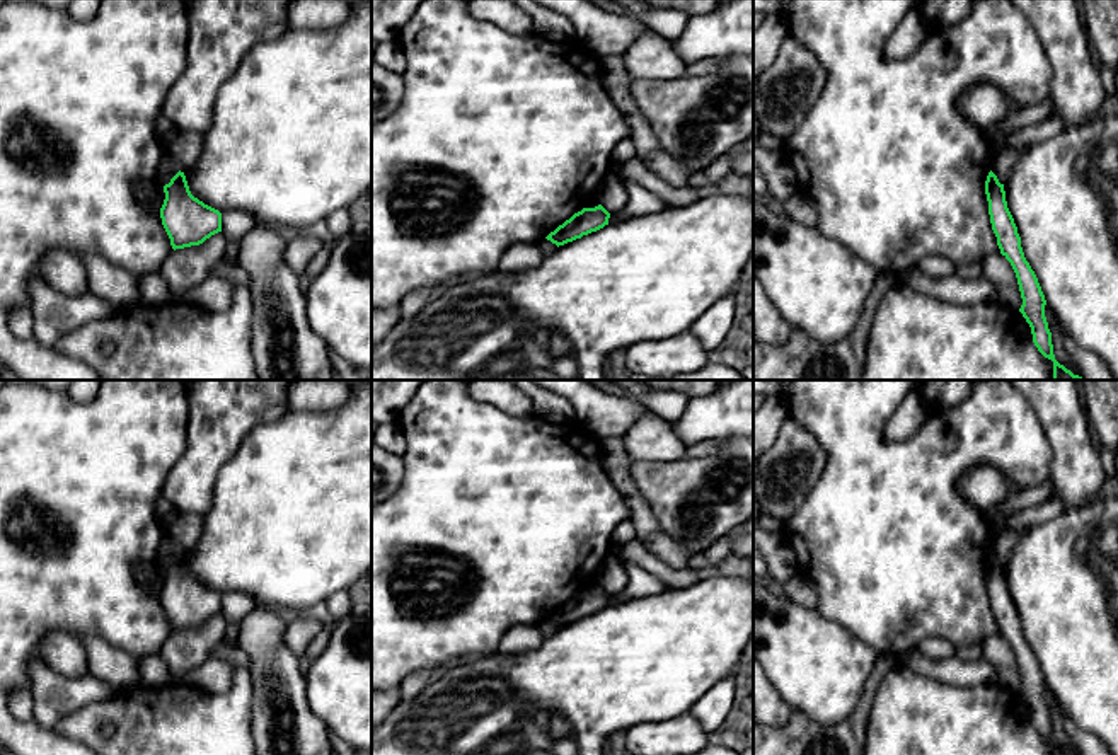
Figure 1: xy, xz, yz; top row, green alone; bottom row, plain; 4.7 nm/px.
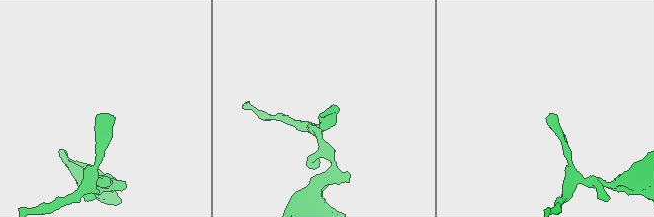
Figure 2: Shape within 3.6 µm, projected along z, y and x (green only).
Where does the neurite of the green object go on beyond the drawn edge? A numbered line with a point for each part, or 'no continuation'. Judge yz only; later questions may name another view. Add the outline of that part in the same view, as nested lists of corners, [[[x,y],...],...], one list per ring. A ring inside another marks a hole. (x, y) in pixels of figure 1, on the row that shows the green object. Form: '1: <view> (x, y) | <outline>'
no continuation

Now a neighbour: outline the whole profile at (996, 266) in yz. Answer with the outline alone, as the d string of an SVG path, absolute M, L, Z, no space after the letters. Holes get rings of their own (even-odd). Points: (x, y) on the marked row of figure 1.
M1000 252L988 254L982 262L982 276L988 278L997 288L997 302L1011 308L1021 308L1023 298L1017 278L1006 256Z

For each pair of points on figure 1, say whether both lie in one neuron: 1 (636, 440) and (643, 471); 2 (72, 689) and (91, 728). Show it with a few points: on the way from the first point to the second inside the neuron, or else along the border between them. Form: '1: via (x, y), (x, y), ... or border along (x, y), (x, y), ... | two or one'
1: border along (680, 457), (670, 461), (634, 461) | two
2: border along (116, 691), (104, 699), (69, 711), (51, 728) | two

